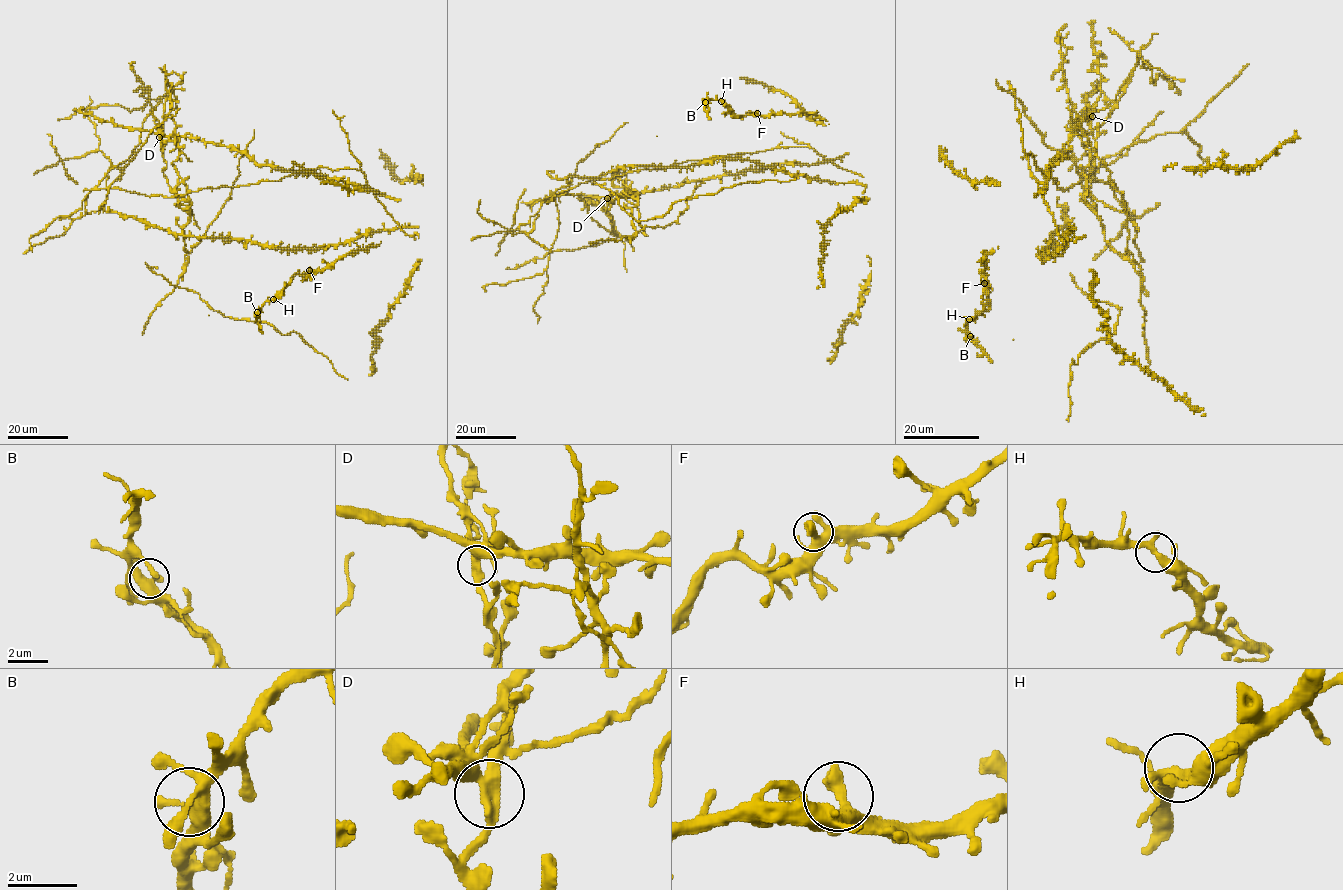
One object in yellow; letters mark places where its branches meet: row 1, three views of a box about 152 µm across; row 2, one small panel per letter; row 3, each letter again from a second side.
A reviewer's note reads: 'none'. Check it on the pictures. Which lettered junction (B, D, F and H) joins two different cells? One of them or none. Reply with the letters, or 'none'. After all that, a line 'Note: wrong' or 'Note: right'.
D
Note: wrong

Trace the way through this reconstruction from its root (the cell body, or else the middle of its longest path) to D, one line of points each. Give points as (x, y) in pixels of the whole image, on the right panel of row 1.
D: (1072, 186), (1081, 179), (1095, 180), (1087, 136), (1111, 112), (1139, 59), (1120, 99), (1091, 116)

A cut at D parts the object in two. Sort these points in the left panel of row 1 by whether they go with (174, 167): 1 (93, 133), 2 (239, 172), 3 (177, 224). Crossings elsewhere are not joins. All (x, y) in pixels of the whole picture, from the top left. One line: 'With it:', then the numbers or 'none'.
With it: 1, 2, 3

